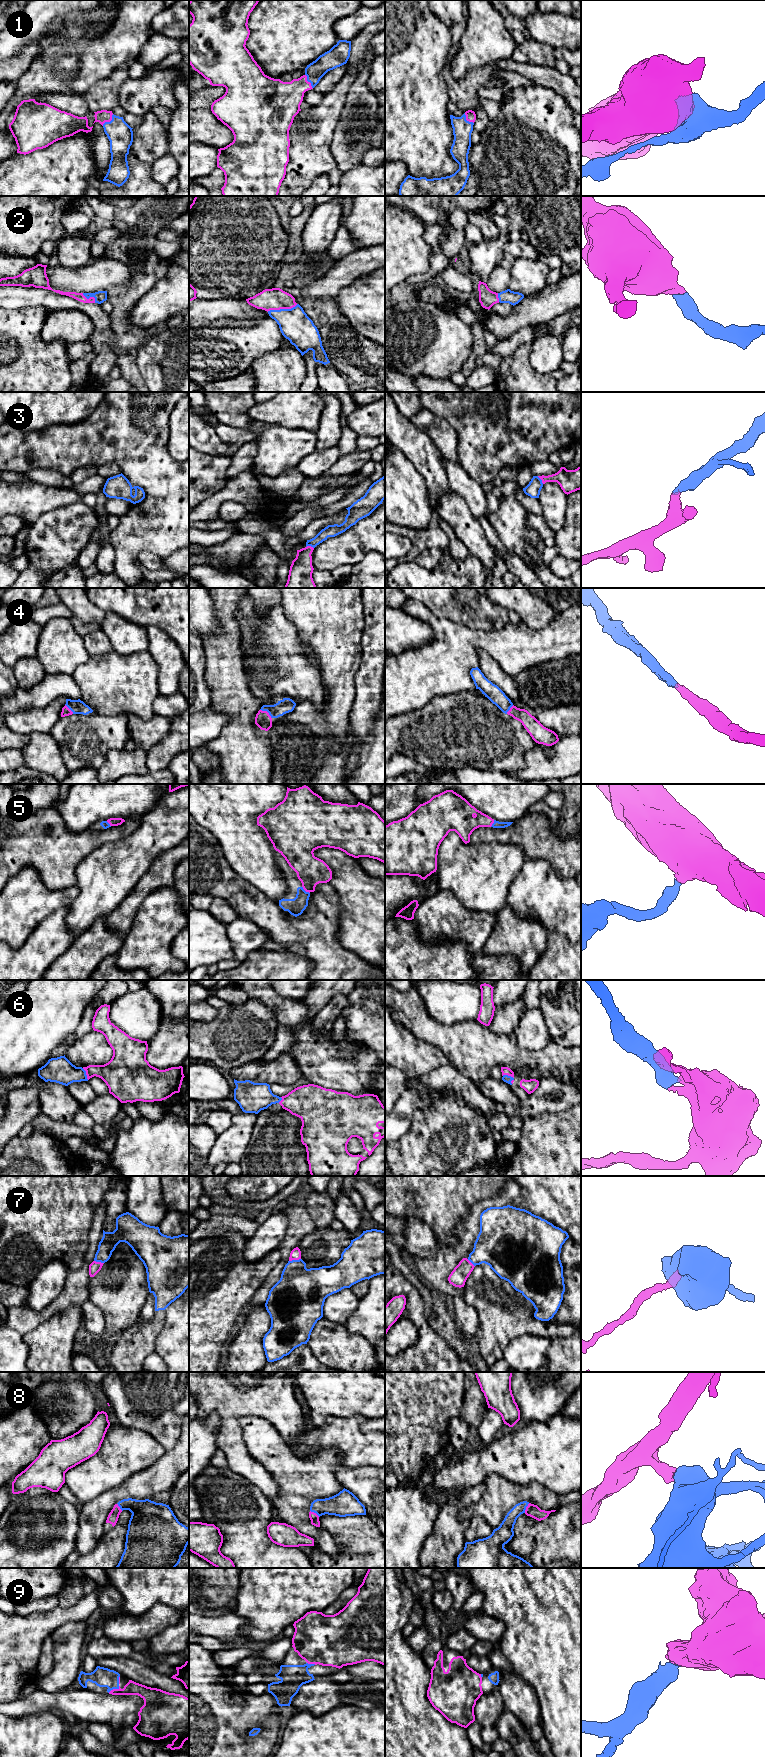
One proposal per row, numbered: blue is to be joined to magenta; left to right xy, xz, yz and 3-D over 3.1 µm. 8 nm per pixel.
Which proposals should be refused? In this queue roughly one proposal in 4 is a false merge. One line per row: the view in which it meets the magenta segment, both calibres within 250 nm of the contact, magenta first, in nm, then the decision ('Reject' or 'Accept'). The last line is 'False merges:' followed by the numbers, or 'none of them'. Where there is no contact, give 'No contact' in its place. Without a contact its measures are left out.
1: Touches magenta in xy. Thickness 100 nm (magenta) against 200 nm. Accept
2: Touches magenta in xz. Thickness 180 nm (magenta) against 240 nm. Accept
3: Touches magenta in xz. Thickness 190 nm (magenta) against 100 nm. Accept
4: Touches magenta in xz. Thickness 140 nm (magenta) against 120 nm. Accept
5: Touches magenta in xz. Thickness 220 nm (magenta) against 140 nm. Accept
6: Touches magenta in yz. Thickness 60 nm (magenta) against 60 nm. Accept
7: Touches magenta in xz. Thickness 90 nm (magenta) against 360 nm. Accept
8: Touches magenta in yz. Thickness 100 nm (magenta) against 130 nm. Accept
9: Touches magenta in xy. Thickness 110 nm (magenta) against 160 nm. Accept
False merges: none of them

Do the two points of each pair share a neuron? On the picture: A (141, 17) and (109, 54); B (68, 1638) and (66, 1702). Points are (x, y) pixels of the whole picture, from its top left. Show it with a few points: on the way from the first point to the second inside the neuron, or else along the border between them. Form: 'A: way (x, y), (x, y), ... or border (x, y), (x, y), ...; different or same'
A: way (132, 26), (128, 35), (118, 45); same
B: border (71, 1686), (53, 1692), (43, 1691); different

